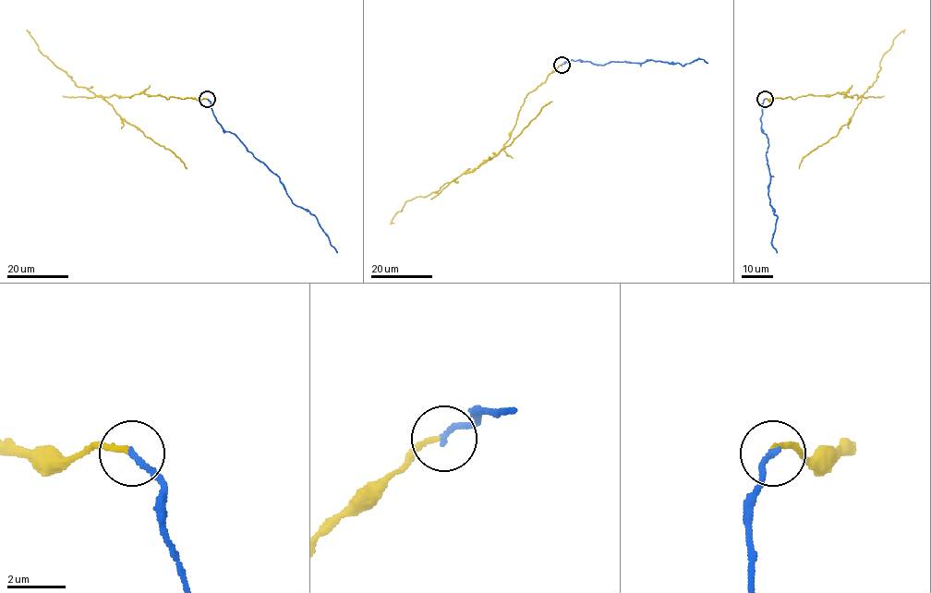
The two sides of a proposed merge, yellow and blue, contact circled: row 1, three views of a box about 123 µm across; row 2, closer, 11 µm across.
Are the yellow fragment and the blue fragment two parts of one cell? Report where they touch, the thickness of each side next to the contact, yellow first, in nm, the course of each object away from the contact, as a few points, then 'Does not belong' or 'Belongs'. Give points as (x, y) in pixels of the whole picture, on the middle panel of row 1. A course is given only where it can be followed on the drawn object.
Place: (562, 65). Thickness 180 nm (yellow) against 220 nm. Course of yellow: (561, 65), (525, 99), (503, 147), (469, 172), (509, 145), (551, 101). Course of blue: (561, 65), (577, 60), (597, 65), (611, 61), (642, 63), (650, 59), (683, 66), (699, 59), (707, 63). Does not belong

